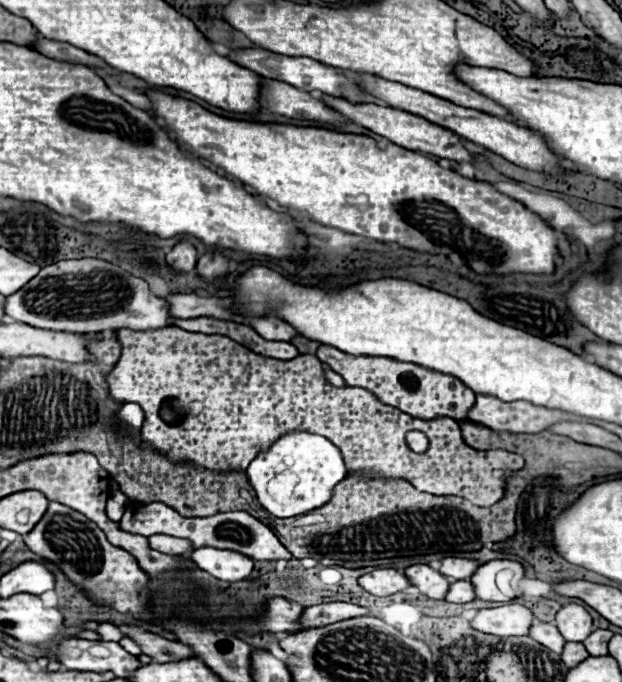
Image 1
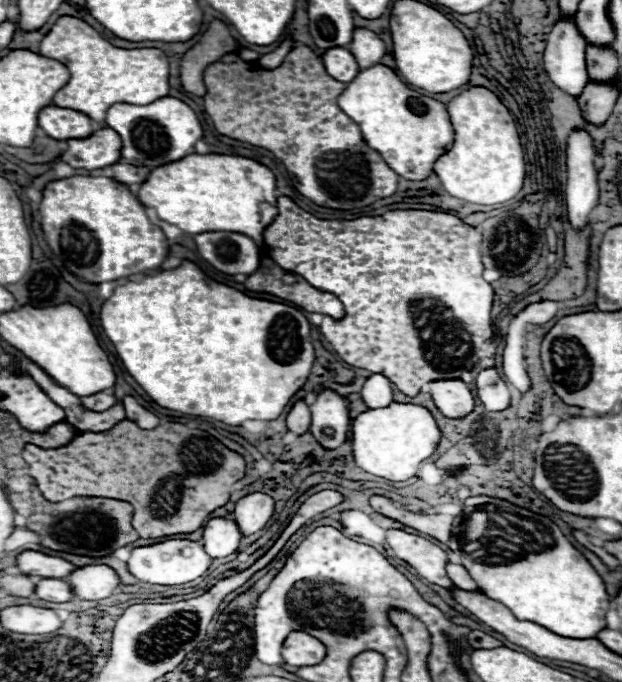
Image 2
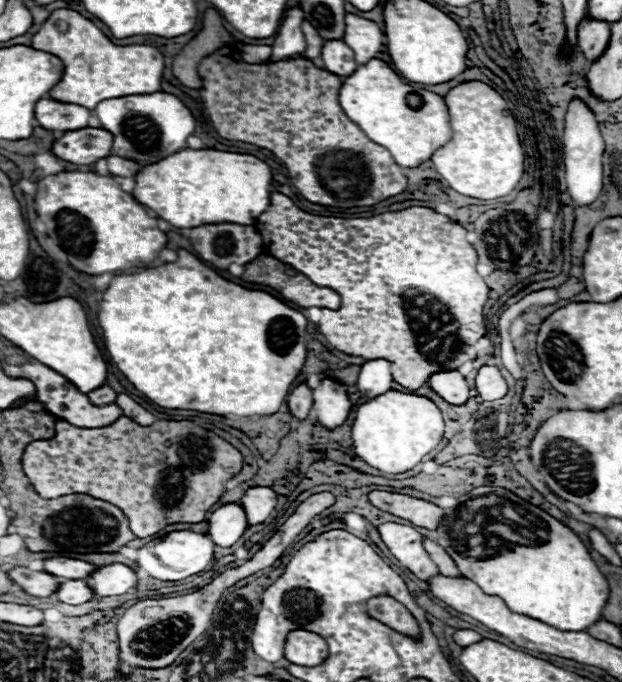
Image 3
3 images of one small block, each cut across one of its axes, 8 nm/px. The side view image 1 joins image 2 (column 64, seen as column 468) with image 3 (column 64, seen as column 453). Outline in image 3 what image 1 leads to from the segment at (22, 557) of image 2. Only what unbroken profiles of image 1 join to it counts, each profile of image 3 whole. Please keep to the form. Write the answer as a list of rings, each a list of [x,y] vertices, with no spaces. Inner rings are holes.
[[[50,558],[46,560],[44,570],[62,580],[80,580],[96,572],[98,566],[84,562],[84,560],[74,560],[74,558]]]

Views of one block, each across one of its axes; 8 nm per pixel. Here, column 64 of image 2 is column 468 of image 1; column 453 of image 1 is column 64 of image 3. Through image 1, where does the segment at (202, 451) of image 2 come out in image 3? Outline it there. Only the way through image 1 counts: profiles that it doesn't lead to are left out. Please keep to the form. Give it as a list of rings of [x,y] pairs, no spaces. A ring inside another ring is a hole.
[[[120,416],[114,424],[110,426],[104,426],[104,428],[74,428],[72,424],[68,424],[66,420],[62,418],[56,418],[56,434],[54,438],[50,440],[36,440],[36,442],[30,442],[24,450],[24,458],[22,458],[22,464],[24,464],[24,474],[28,476],[28,480],[32,482],[34,490],[42,496],[42,498],[58,498],[58,496],[64,496],[64,494],[88,494],[92,498],[98,498],[98,500],[106,500],[114,506],[118,506],[128,522],[130,522],[130,530],[134,532],[134,536],[138,538],[148,538],[156,532],[160,532],[166,524],[174,524],[174,522],[202,522],[206,512],[210,510],[212,504],[216,504],[220,500],[220,496],[224,494],[224,482],[232,476],[236,476],[240,470],[242,470],[242,454],[232,446],[228,444],[226,440],[218,438],[216,434],[200,428],[200,426],[194,426],[192,432],[190,432],[190,422],[188,420],[158,420],[154,422],[152,426],[138,426],[134,420],[126,418],[126,416]]]

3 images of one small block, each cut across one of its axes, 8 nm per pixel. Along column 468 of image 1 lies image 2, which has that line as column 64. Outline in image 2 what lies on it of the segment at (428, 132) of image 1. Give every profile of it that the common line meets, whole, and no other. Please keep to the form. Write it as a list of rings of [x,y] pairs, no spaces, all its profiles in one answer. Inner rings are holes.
[[[102,128],[86,140],[70,140],[62,160],[72,168],[100,170],[104,166],[116,164],[120,160],[120,150],[122,142],[118,134],[114,134],[110,128]]]

